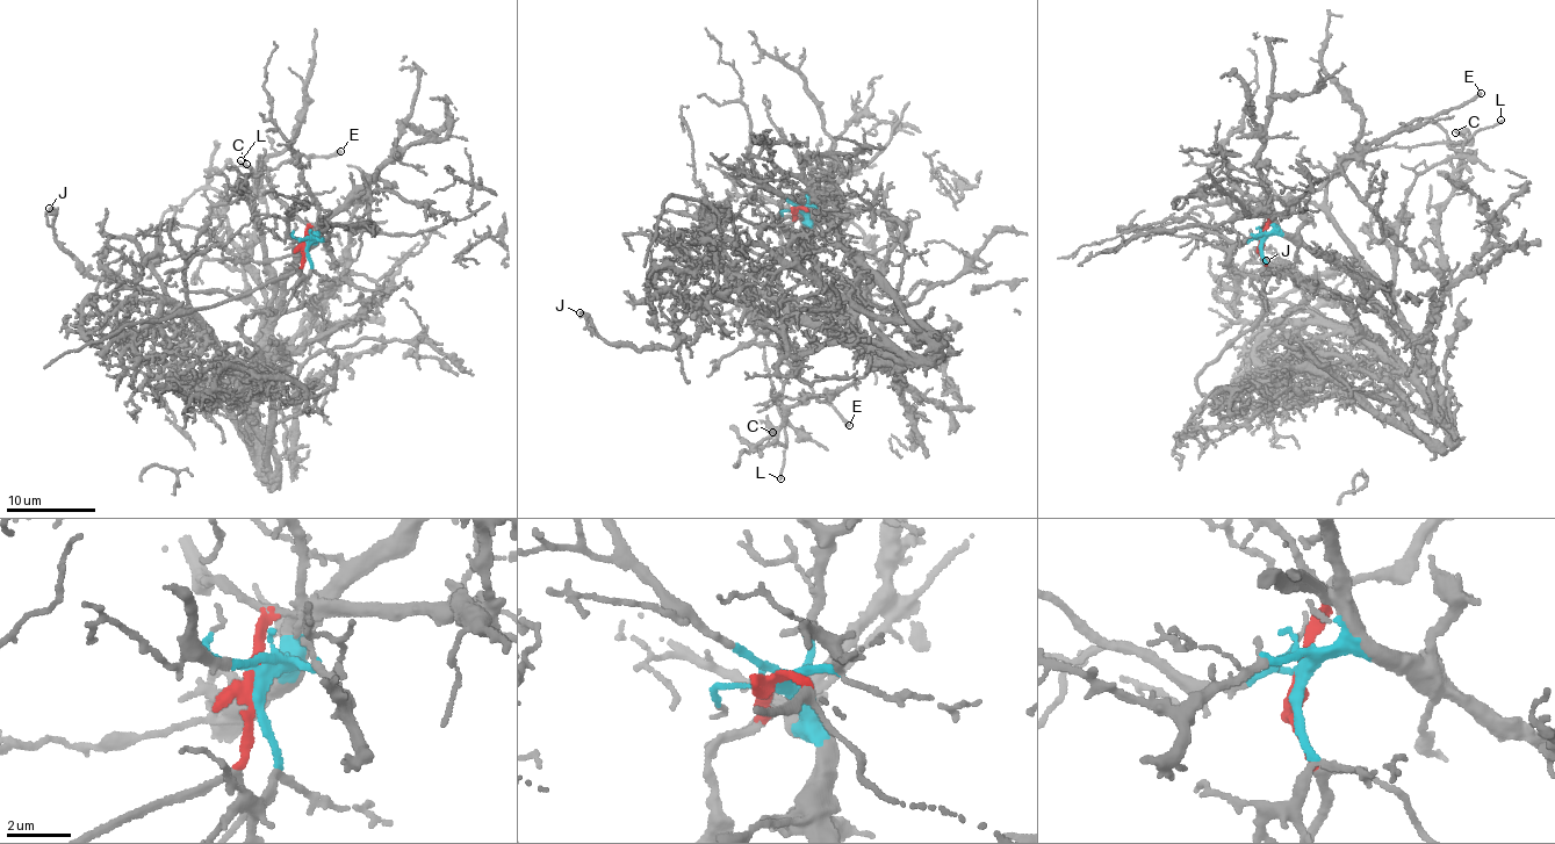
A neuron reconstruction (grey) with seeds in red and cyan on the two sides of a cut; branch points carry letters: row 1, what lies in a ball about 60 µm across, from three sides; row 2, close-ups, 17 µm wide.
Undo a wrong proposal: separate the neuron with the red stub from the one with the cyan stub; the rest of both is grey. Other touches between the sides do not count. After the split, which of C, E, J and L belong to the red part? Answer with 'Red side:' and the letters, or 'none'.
Red side: E, L

